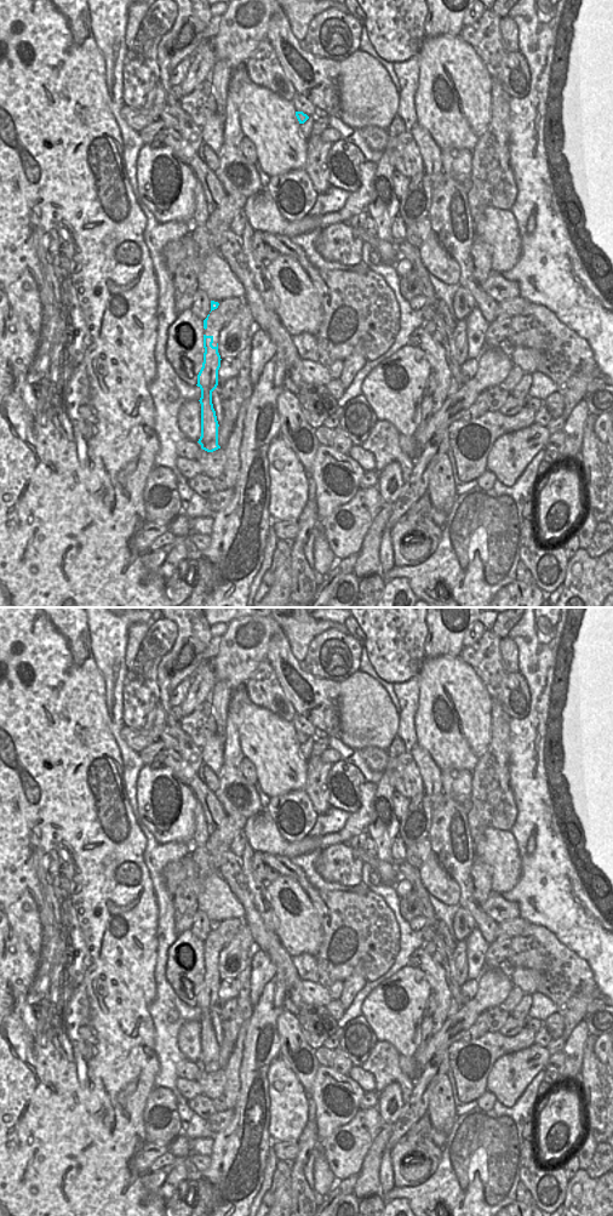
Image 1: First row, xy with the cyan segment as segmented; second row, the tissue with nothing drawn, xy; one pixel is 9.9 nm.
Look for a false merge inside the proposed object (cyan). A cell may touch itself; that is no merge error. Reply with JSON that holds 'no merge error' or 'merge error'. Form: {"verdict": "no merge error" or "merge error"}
{"verdict": "no merge error"}

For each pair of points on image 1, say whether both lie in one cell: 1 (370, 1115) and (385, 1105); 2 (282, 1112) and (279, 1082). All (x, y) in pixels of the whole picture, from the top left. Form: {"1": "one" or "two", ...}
{"1": "two", "2": "one"}

